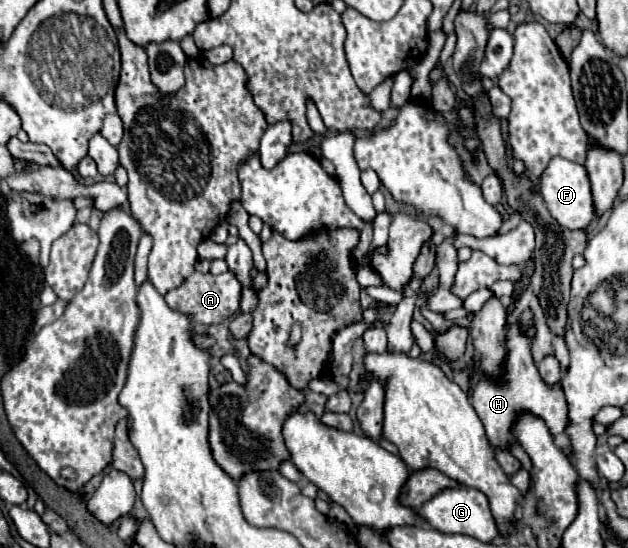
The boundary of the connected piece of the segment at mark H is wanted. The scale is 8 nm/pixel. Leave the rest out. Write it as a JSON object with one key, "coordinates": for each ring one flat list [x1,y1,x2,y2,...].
{"coordinates":[[513,322,509,336,507,336,507,360,505,360,505,374,501,384,489,382,489,380,481,380,479,386,475,388,473,396,471,396,471,404,477,412,477,416,481,418,485,430,487,430,487,438,495,448,503,448,503,444,507,440,513,440,511,436,511,426,515,422,515,418,519,416,519,412,527,410,531,414,537,414,539,418,543,418,551,430,551,434,559,434,565,428,567,422,567,406,565,406,565,396,561,394,559,386,545,386,545,382,541,382,541,376,537,372,537,366,533,364,533,356,531,356,531,342,529,338,525,338,525,334,521,334,517,322]]}

